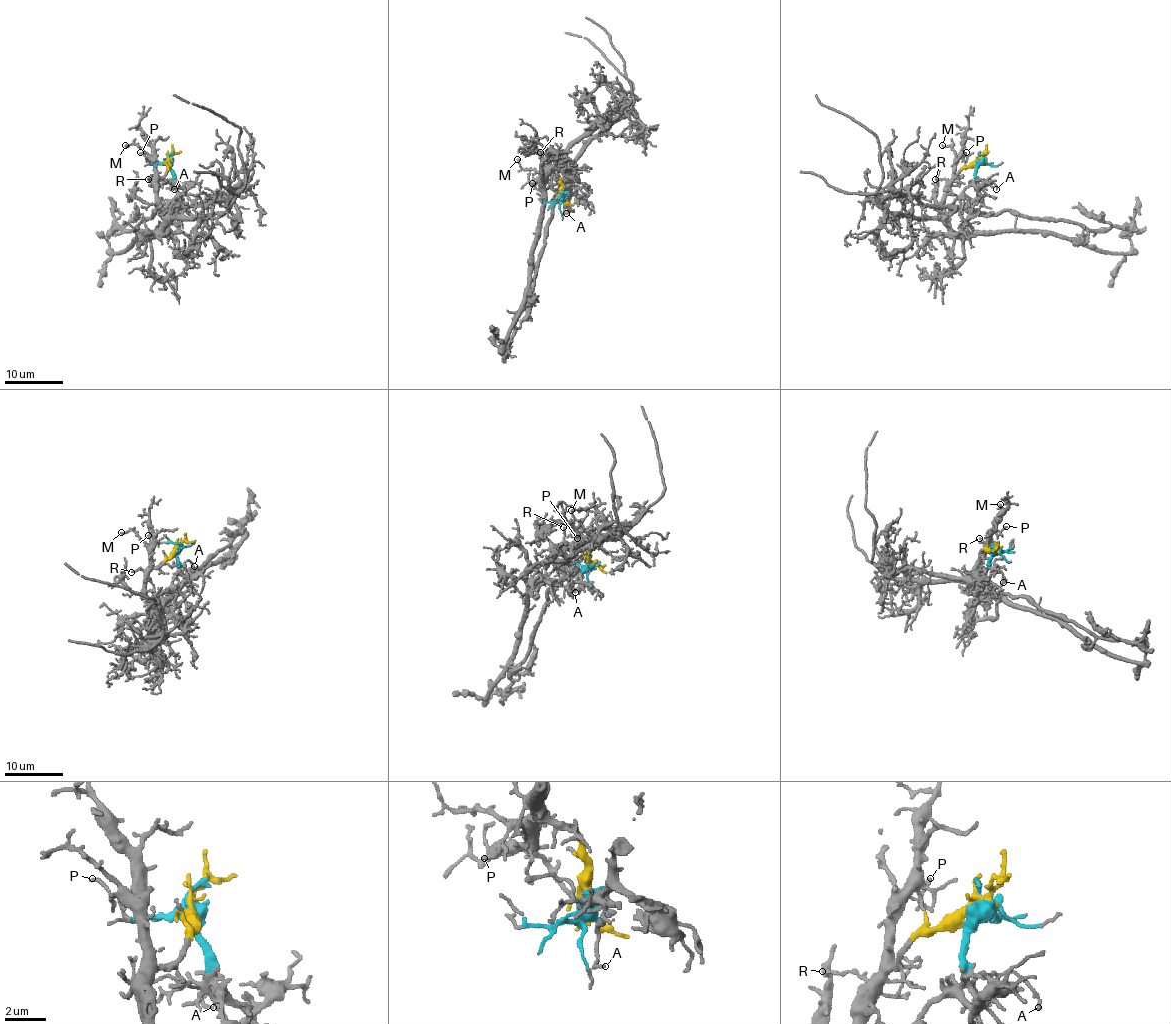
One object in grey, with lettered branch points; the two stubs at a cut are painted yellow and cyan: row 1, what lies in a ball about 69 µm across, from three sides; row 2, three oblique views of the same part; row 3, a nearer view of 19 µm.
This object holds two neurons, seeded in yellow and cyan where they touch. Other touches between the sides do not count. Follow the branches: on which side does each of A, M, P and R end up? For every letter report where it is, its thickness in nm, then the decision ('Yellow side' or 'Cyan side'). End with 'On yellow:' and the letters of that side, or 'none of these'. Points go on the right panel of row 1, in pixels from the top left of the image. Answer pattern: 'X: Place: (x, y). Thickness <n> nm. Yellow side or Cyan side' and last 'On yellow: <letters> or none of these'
A: Place: (996, 189). Thickness 140 nm. Cyan side
M: Place: (942, 145). Thickness 140 nm. Yellow side
P: Place: (966, 152). Thickness 150 nm. Yellow side
R: Place: (935, 179). Thickness 140 nm. Yellow side
On yellow: M, P, R

